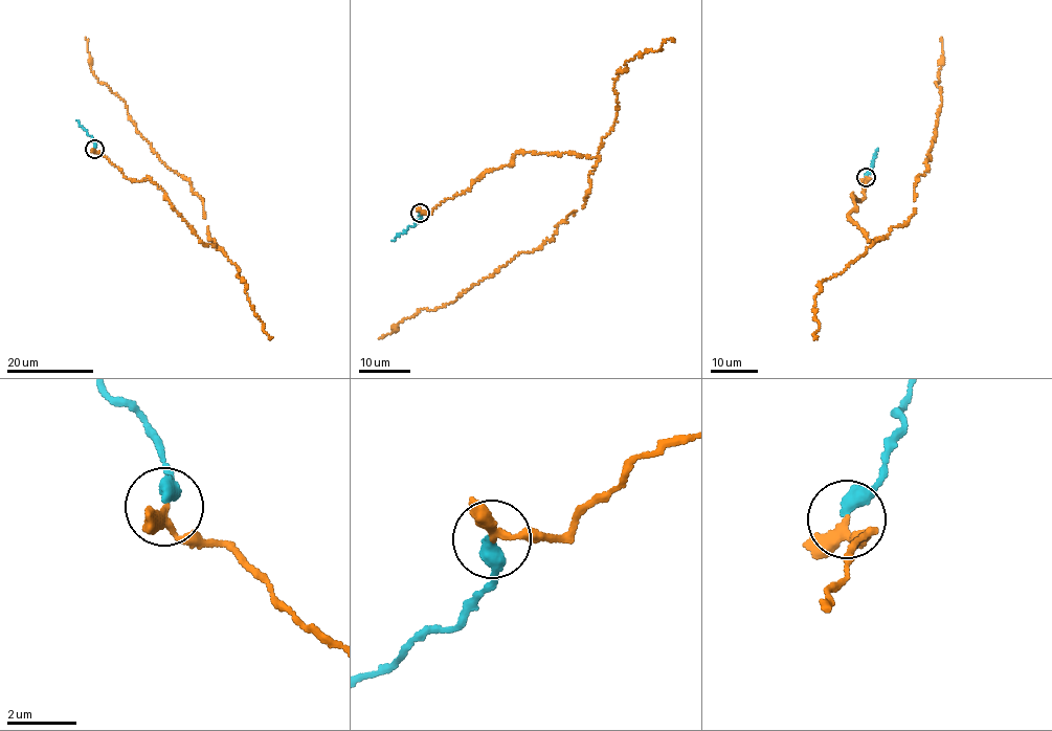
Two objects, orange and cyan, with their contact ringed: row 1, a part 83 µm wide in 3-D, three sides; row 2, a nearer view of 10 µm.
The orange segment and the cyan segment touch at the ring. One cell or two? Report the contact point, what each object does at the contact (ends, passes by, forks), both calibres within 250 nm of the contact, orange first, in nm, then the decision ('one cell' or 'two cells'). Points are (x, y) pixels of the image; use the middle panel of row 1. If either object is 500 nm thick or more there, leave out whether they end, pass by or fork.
at (420, 213); orange passes by; cyan ends there; 240 nm thick on the orange side, 440 nm on the other; one cell

